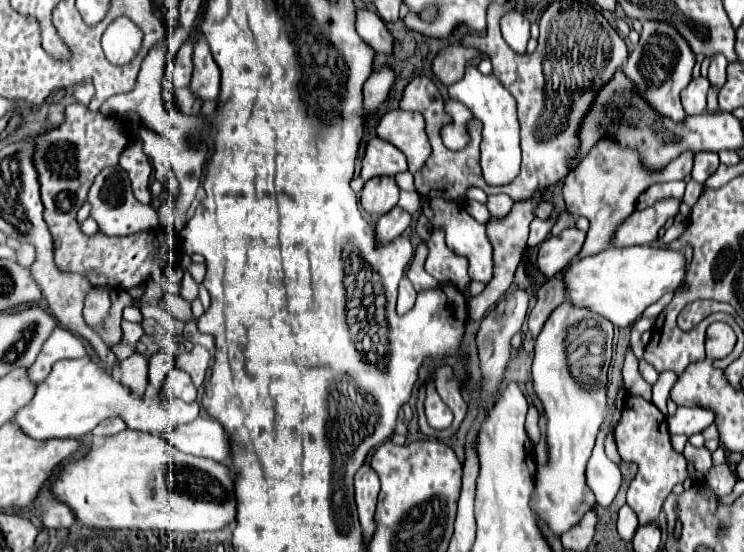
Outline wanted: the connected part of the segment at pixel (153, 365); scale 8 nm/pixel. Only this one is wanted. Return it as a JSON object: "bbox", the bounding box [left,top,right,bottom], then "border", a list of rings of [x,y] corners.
{"bbox":[148,350,174,390],"border":[[[160,350],[150,358],[150,372],[148,372],[148,380],[156,390],[164,388],[164,380],[170,372],[170,368],[174,366],[174,358],[170,352]]]}

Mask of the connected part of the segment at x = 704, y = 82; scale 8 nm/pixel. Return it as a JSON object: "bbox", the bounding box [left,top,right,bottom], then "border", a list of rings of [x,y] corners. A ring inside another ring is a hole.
{"bbox":[682,76,710,114],"border":[[[700,76],[694,78],[686,90],[682,92],[682,106],[688,114],[704,114],[706,112],[706,94],[708,94],[710,82],[708,78]]]}

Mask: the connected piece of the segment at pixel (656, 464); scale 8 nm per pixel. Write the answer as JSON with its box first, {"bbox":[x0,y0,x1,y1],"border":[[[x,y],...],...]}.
{"bbox":[616,396,688,524],"border":[[[628,396],[626,400],[628,406],[624,408],[622,420],[616,426],[616,445],[622,460],[638,464],[636,478],[627,490],[626,503],[638,514],[640,524],[646,524],[646,514],[660,514],[662,504],[672,492],[672,488],[688,480],[688,466],[684,456],[680,456],[670,444],[666,420],[660,410],[644,398]]]}

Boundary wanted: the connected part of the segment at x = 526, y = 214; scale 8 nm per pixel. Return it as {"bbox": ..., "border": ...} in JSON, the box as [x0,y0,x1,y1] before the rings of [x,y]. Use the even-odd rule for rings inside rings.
{"bbox":[470,200,538,322],"border":[[[530,200],[530,202],[516,202],[512,212],[498,220],[498,218],[492,218],[488,224],[486,224],[486,230],[488,230],[488,238],[494,246],[494,278],[486,284],[484,292],[474,296],[472,298],[472,304],[470,304],[470,320],[474,322],[480,322],[484,318],[484,314],[488,312],[488,308],[492,308],[504,294],[506,290],[510,288],[512,280],[514,280],[514,272],[518,268],[518,264],[522,262],[522,254],[524,254],[524,248],[526,248],[526,238],[528,238],[528,226],[530,222],[534,220],[534,206],[536,206],[538,200]]]}

